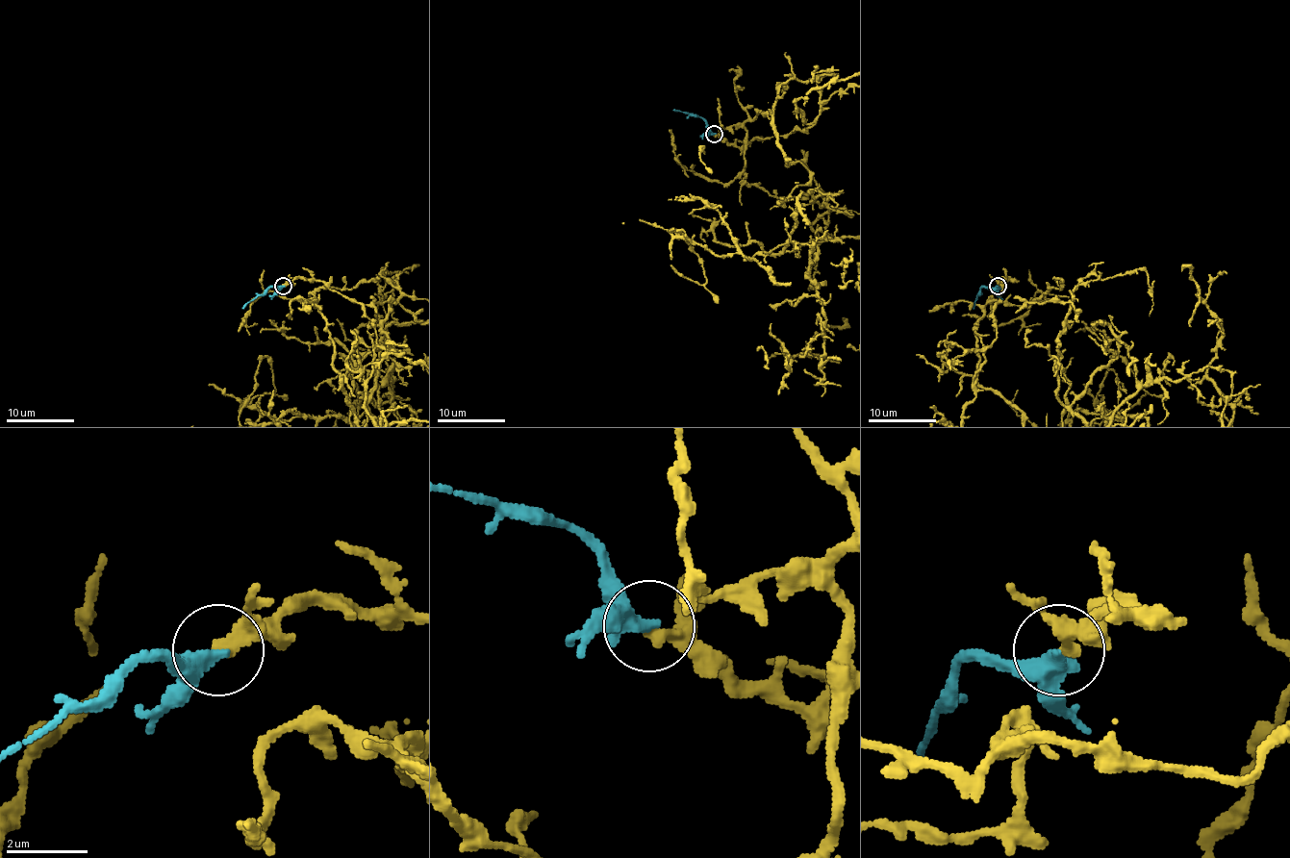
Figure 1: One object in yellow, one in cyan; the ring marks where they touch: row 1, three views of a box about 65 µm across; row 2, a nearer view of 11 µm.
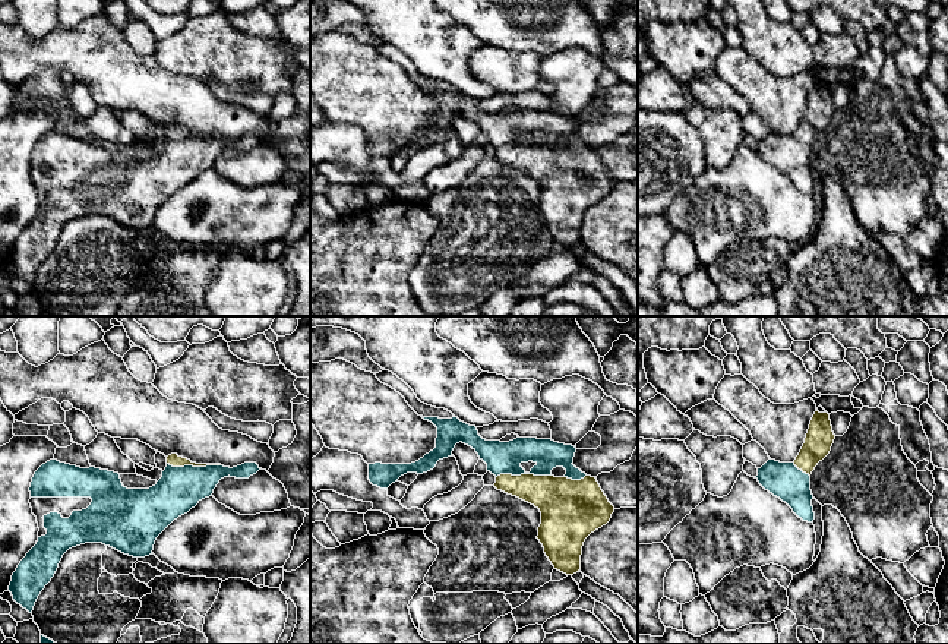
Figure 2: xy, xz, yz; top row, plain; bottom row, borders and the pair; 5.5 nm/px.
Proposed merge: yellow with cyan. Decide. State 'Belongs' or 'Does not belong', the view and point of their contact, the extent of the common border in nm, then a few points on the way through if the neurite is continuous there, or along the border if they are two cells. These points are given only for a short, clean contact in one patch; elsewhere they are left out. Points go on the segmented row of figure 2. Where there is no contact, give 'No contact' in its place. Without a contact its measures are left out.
Belongs. Touches yellow at xz (523, 474). Shared border 300 nm. Path across: xz (561, 499), (536, 488), (523, 474), (501, 457)

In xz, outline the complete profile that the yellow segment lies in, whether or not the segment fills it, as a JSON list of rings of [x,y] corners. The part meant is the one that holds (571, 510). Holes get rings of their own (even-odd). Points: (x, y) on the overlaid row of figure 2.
[[[423,417],[437,427],[436,448],[411,464],[369,464],[369,480],[373,486],[388,489],[407,473],[423,474],[433,470],[439,460],[452,457],[456,443],[471,446],[487,464],[487,471],[496,476],[494,487],[516,496],[541,512],[541,524],[537,539],[554,569],[573,575],[581,569],[581,555],[585,539],[606,525],[614,506],[609,502],[595,477],[587,476],[573,463],[576,448],[552,439],[516,438],[509,442],[486,441],[475,426],[461,422],[458,417],[439,419]]]

